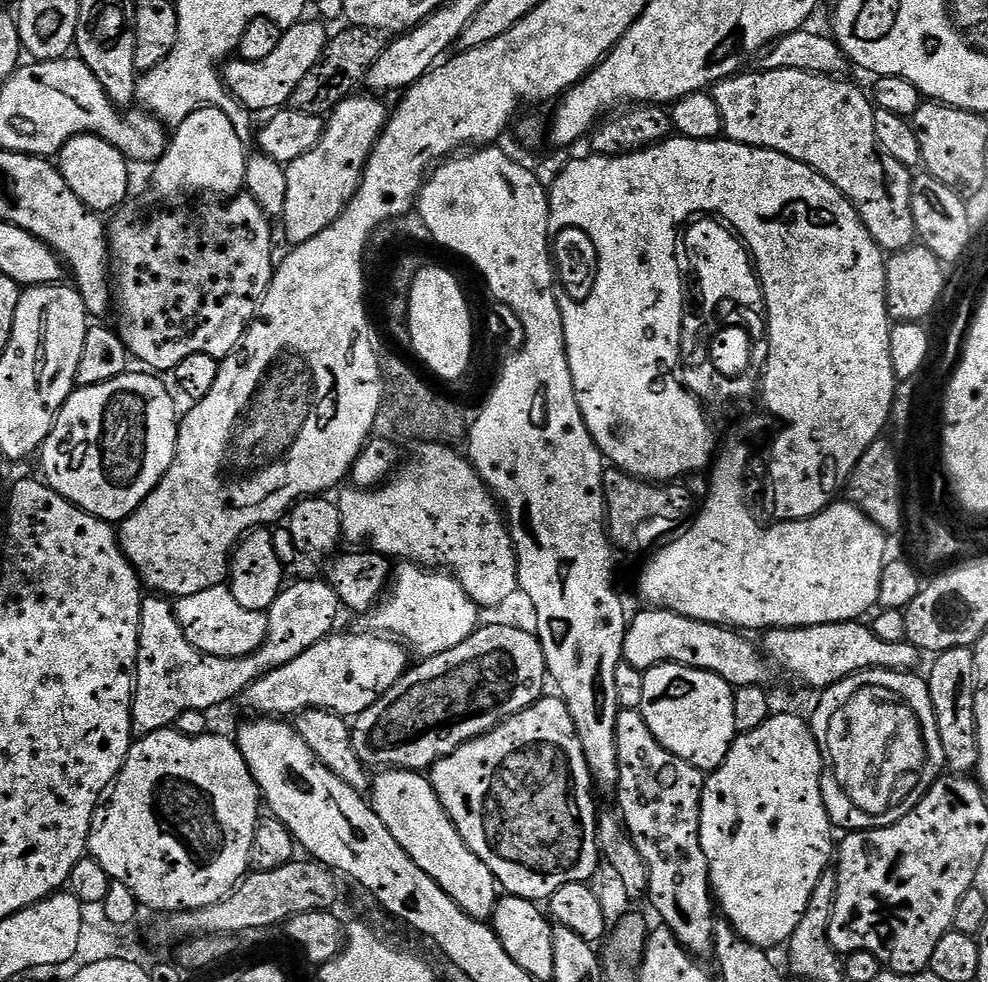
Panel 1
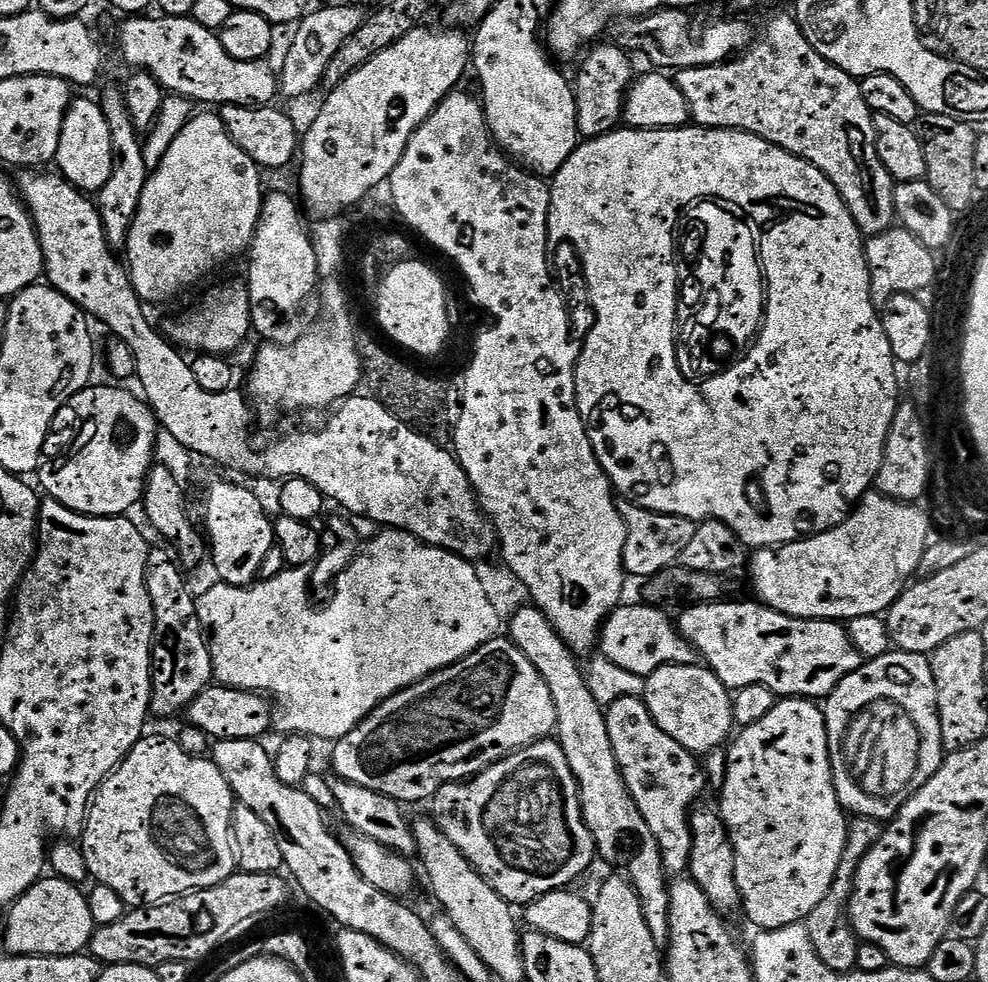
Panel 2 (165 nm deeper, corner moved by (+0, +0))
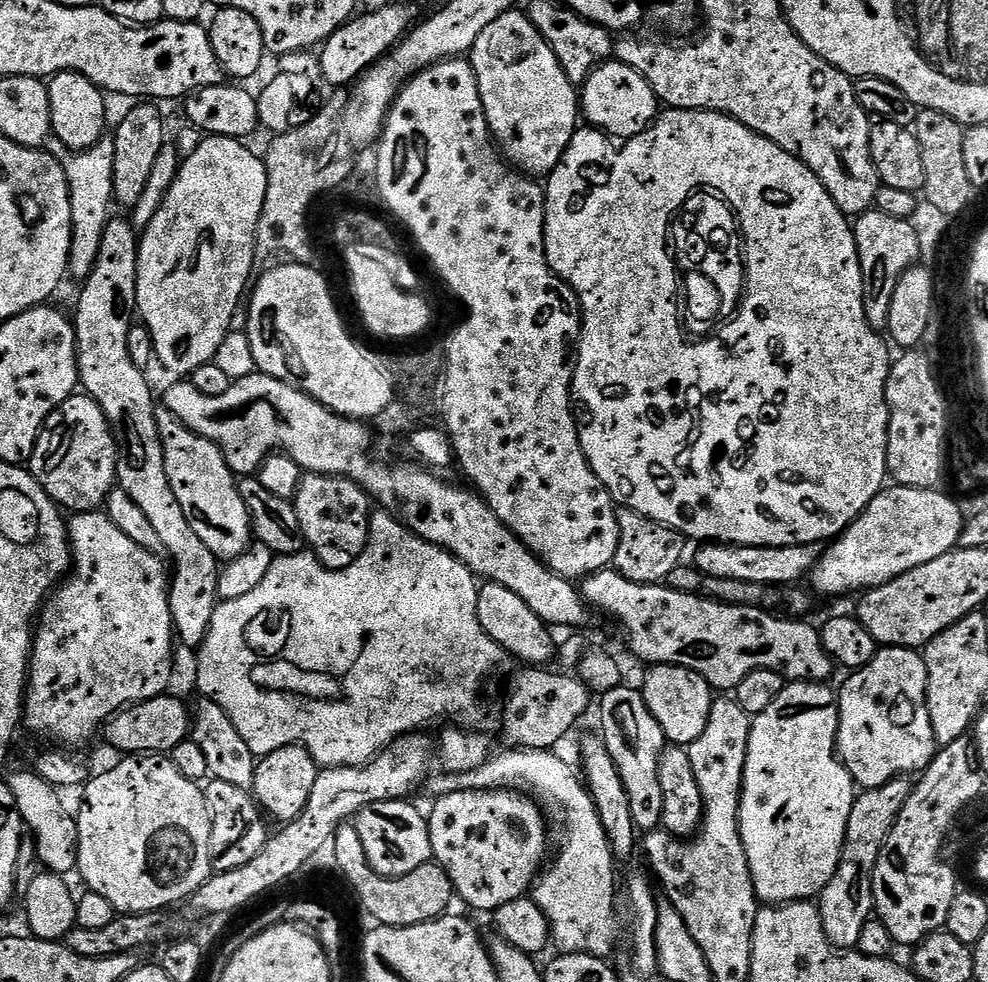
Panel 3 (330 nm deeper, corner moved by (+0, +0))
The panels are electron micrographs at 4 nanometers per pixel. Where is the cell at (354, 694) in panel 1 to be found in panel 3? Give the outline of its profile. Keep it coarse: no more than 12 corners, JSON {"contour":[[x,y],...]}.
{"contour":[[173,694],[141,700],[102,729],[120,754],[170,754],[193,713]]}

